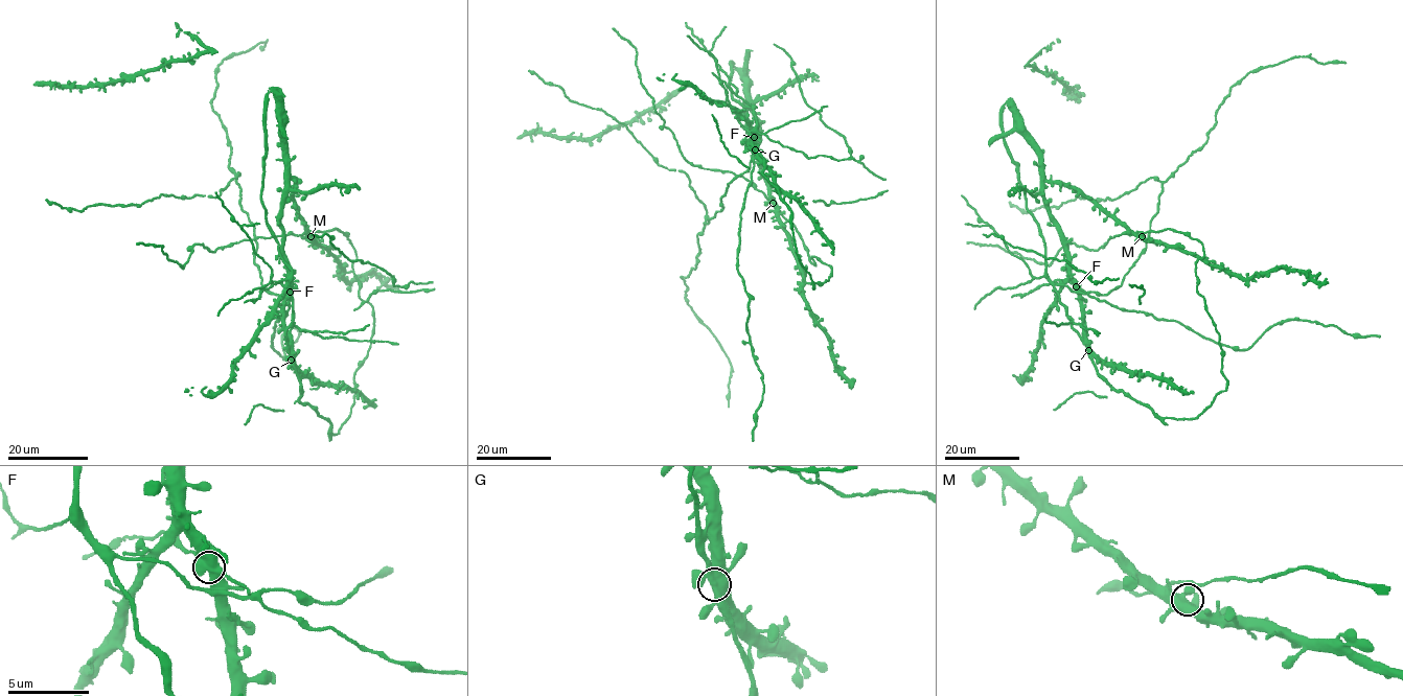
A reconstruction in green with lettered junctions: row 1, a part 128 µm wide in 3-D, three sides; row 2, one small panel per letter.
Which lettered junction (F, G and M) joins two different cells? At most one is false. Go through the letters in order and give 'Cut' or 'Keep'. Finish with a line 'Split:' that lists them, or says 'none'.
F: Cut
G: Keep
M: Keep
Split: F

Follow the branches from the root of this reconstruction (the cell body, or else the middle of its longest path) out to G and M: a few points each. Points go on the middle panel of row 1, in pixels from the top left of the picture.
G: (751, 130), (754, 136), (749, 143), (755, 149)
M: (751, 130), (745, 119), (745, 110), (750, 105), (758, 123), (757, 161), (773, 203)

